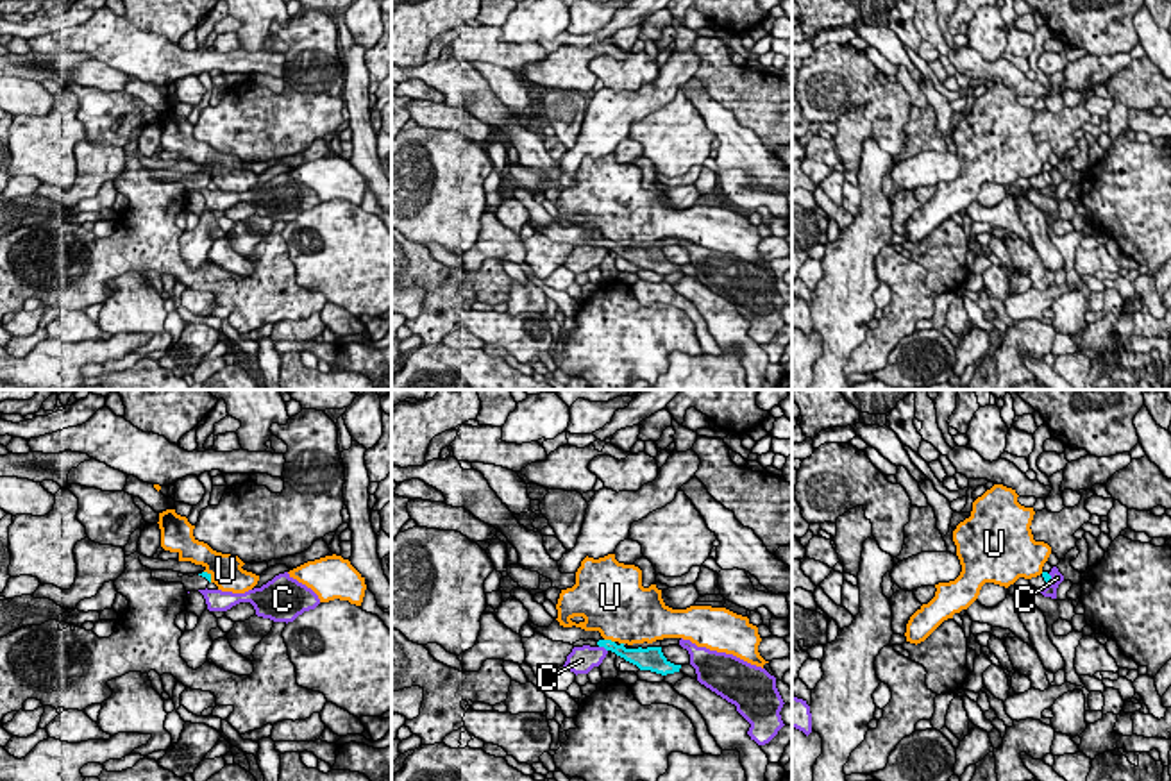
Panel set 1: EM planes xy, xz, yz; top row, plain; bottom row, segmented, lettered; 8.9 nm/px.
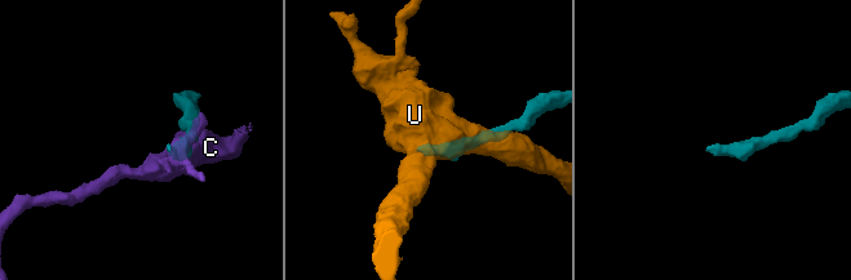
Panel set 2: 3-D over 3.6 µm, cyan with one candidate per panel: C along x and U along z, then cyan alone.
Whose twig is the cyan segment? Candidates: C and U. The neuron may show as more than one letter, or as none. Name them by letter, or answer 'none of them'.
none of them

